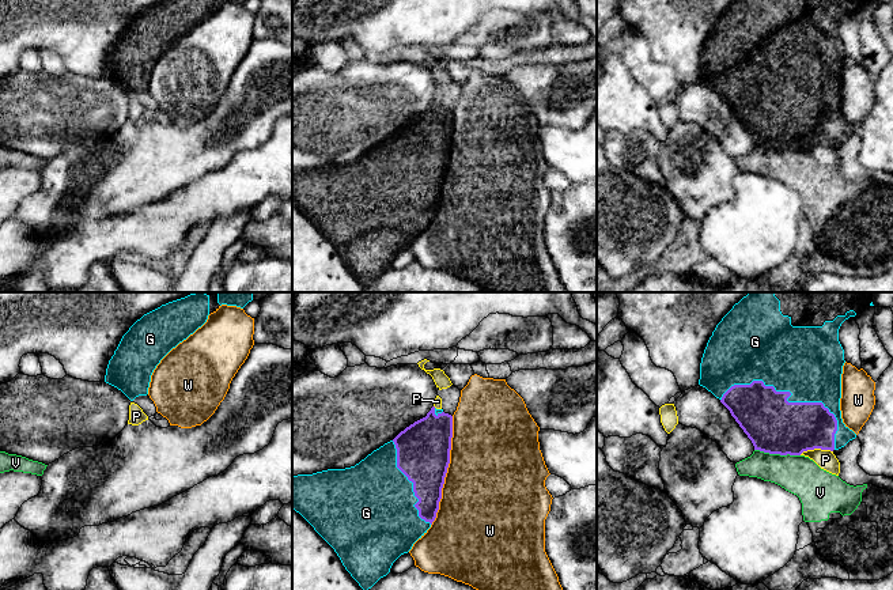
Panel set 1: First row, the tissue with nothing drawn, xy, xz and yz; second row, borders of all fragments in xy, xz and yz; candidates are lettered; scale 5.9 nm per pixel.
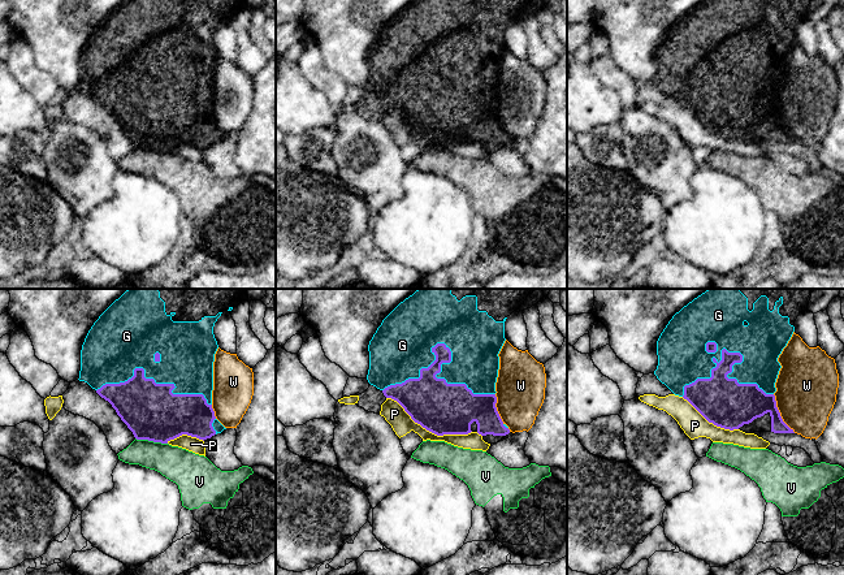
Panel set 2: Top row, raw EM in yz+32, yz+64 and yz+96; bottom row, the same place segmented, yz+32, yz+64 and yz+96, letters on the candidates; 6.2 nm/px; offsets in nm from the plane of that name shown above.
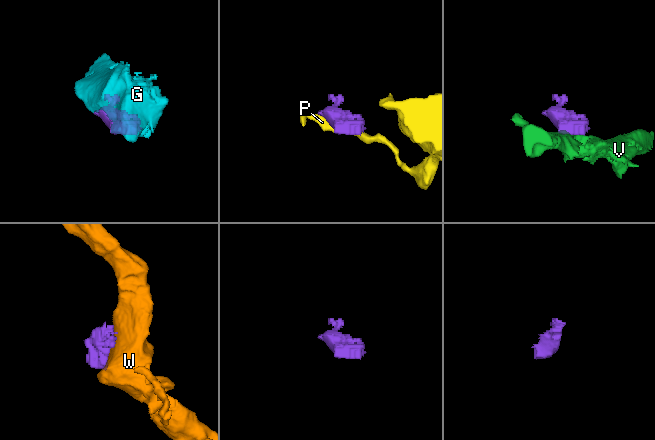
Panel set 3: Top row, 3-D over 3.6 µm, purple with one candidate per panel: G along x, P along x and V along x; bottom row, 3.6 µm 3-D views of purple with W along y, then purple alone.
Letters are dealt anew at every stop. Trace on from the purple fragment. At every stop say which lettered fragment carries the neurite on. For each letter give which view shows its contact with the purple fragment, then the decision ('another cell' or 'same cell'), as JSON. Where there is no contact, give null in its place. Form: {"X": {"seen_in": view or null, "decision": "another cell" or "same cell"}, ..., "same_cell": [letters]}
{"G": {"seen_in": "yz", "decision": "same cell"}, "P": {"seen_in": "yz", "decision": "another cell"}, "V": {"seen_in": "yz", "decision": "another cell"}, "W": {"seen_in": "xz", "decision": "another cell"}, "same_cell": ["G"]}

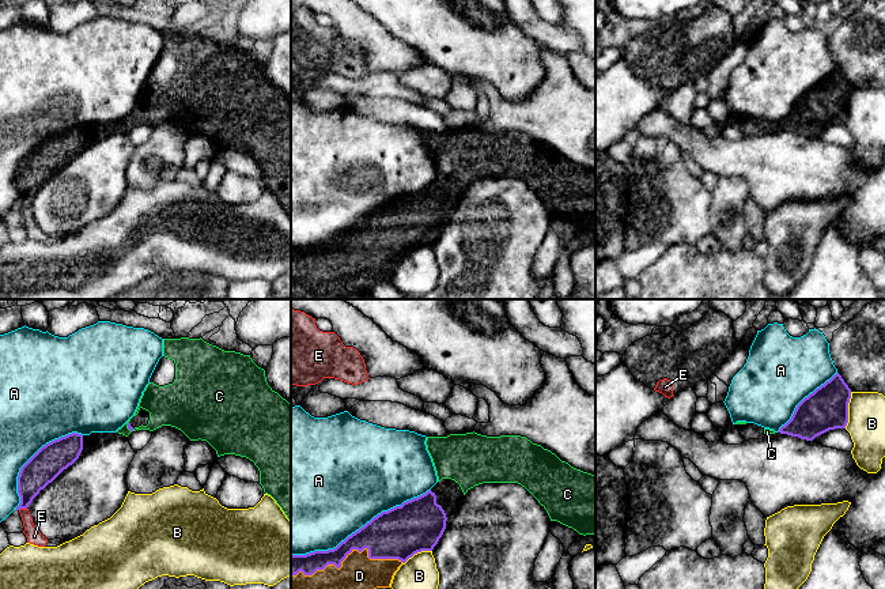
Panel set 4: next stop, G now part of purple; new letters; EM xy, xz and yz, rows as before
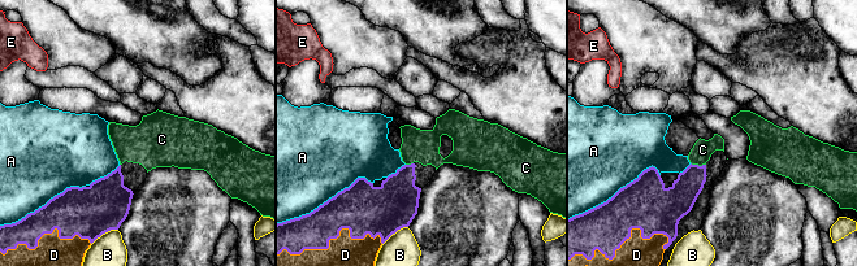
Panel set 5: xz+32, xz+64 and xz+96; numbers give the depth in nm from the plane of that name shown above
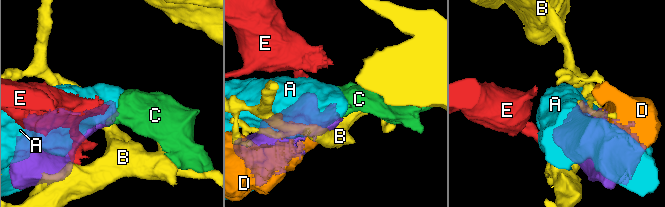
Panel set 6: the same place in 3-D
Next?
{"A": {"seen_in": "xz", "decision": "another cell"}, "B": {"seen_in": "yz", "decision": "another cell"}, "C": {"seen_in": "xy", "decision": "same cell"}, "D": {"seen_in": "xz", "decision": "same cell"}, "E": {"seen_in": "xy", "decision": "another cell"}, "same_cell": ["C", "D"]}

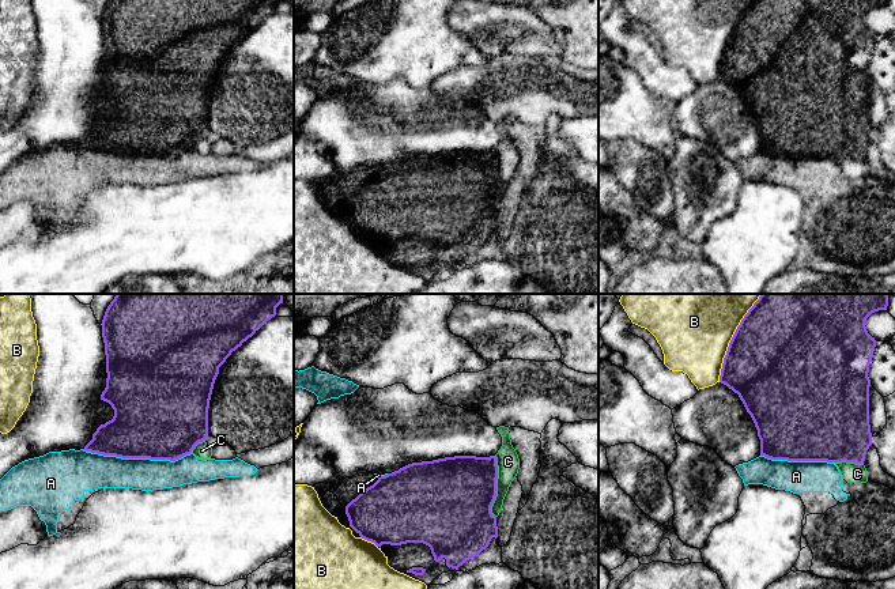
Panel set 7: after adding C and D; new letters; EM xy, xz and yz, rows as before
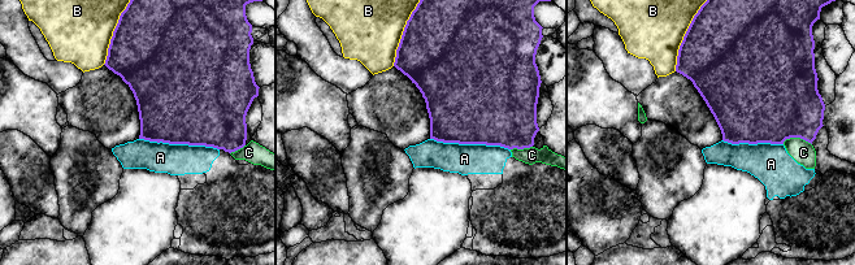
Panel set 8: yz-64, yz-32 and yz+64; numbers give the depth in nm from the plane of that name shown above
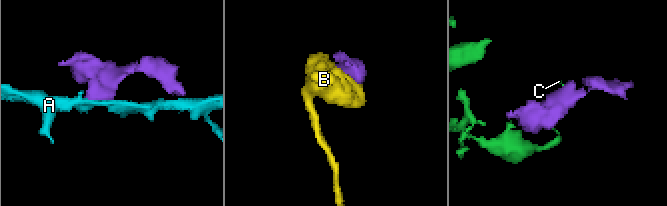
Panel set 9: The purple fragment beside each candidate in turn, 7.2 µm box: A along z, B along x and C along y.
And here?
{"A": {"seen_in": "xy", "decision": "another cell"}, "B": {"seen_in": "yz", "decision": "another cell"}, "C": {"seen_in": "xz", "decision": "another cell"}, "same_cell": []}

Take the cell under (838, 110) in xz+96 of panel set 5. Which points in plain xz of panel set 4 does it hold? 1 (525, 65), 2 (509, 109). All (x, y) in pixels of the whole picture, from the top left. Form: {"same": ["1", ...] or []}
{"same": ["2"]}

